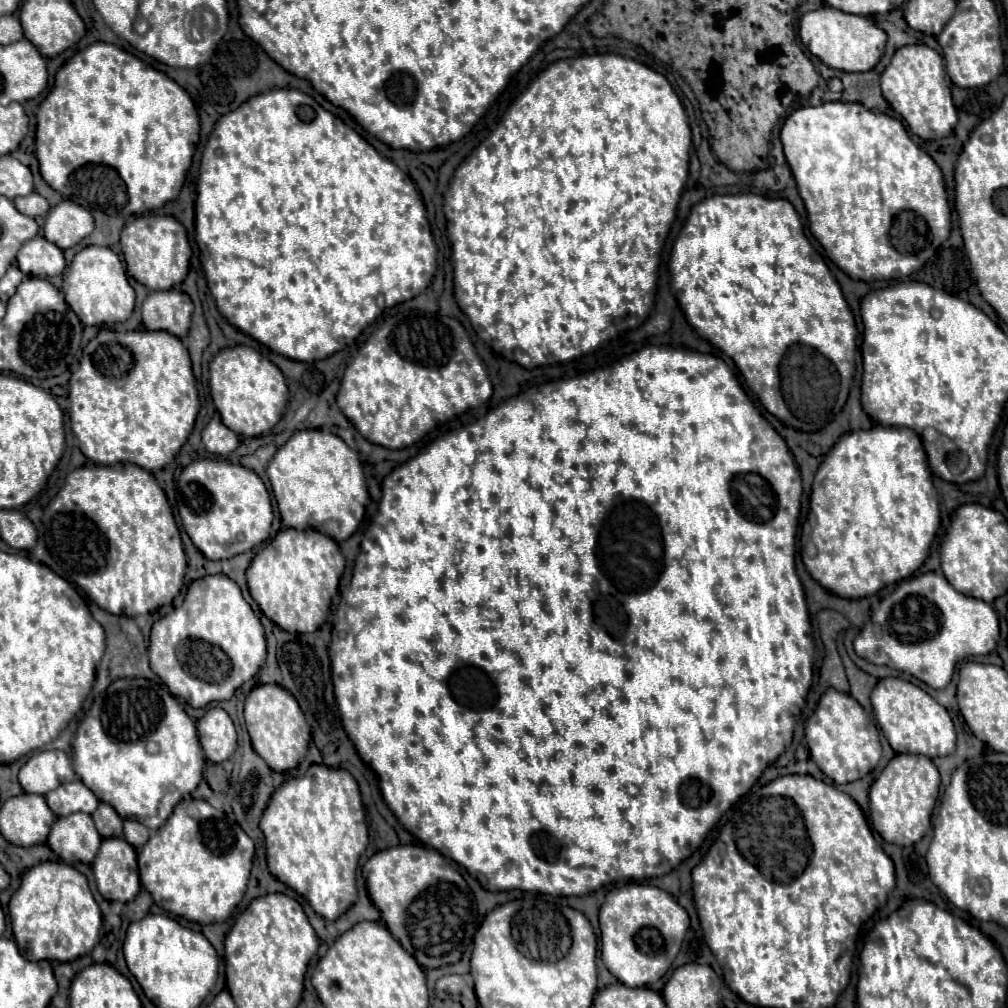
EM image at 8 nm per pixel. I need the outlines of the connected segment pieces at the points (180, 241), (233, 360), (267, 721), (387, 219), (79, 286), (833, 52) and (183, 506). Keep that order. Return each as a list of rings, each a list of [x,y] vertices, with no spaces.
[[[142,214],[124,226],[120,236],[120,246],[124,260],[128,264],[128,272],[146,288],[176,288],[188,274],[190,262],[190,244],[186,228],[174,216],[158,216],[158,214]]]
[[[234,346],[220,350],[210,362],[210,392],[220,418],[240,436],[262,436],[280,420],[288,386],[280,368],[250,346]]]
[[[260,684],[252,688],[244,702],[244,720],[254,750],[272,770],[286,772],[300,764],[310,744],[310,726],[306,724],[296,698],[286,688],[278,684]]]
[[[272,88],[266,94],[252,96],[228,116],[222,116],[208,136],[200,178],[198,178],[198,196],[196,196],[196,244],[200,248],[200,262],[208,280],[208,288],[216,298],[216,306],[222,316],[242,330],[250,334],[260,344],[270,350],[302,362],[322,360],[346,345],[352,345],[360,332],[376,318],[384,308],[392,308],[400,302],[406,302],[418,296],[432,280],[436,270],[436,244],[432,240],[430,224],[426,218],[426,210],[422,198],[412,180],[388,158],[376,152],[360,134],[356,134],[350,126],[346,126],[338,116],[324,110],[312,96],[296,90],[296,88]]]
[[[86,246],[74,256],[70,268],[66,270],[62,292],[66,296],[68,306],[80,316],[82,324],[86,326],[128,320],[132,316],[136,300],[136,294],[128,284],[126,268],[122,266],[120,258],[104,246]]]
[[[832,6],[806,12],[800,20],[800,38],[808,50],[824,64],[844,72],[866,72],[876,66],[886,46],[886,32],[878,28],[870,18],[848,14]]]
[[[194,460],[178,478],[178,514],[194,546],[210,560],[250,552],[270,536],[272,500],[256,472],[228,460]]]

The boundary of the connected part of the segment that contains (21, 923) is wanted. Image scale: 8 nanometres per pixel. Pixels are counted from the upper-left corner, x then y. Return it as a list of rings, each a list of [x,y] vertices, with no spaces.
[[[42,862],[22,876],[20,888],[8,904],[14,938],[28,960],[70,962],[90,954],[98,942],[102,914],[90,892],[88,880],[64,862]]]

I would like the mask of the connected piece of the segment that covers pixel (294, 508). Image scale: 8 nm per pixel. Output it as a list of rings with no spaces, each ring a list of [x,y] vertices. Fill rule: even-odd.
[[[300,430],[282,448],[276,450],[268,464],[268,476],[274,498],[278,502],[282,526],[306,530],[314,528],[342,542],[358,528],[368,488],[362,474],[360,460],[346,442],[322,430]]]

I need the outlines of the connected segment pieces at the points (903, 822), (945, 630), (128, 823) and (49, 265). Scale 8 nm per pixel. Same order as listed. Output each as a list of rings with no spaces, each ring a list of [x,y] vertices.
[[[896,754],[870,788],[870,820],[878,834],[892,844],[910,846],[918,842],[930,826],[930,814],[938,800],[940,774],[924,754]]]
[[[940,572],[904,578],[872,612],[870,622],[854,640],[858,656],[908,672],[932,688],[944,688],[954,664],[966,656],[990,654],[1000,636],[998,614],[992,604],[960,594]]]
[[[124,820],[124,838],[126,838],[136,850],[140,850],[140,848],[146,844],[148,836],[150,836],[150,832],[148,832],[146,826],[142,826],[142,824],[136,822],[136,820]]]
[[[34,236],[32,240],[24,242],[16,262],[26,276],[38,276],[38,278],[62,274],[66,268],[62,250],[56,244],[48,242],[44,236]]]

